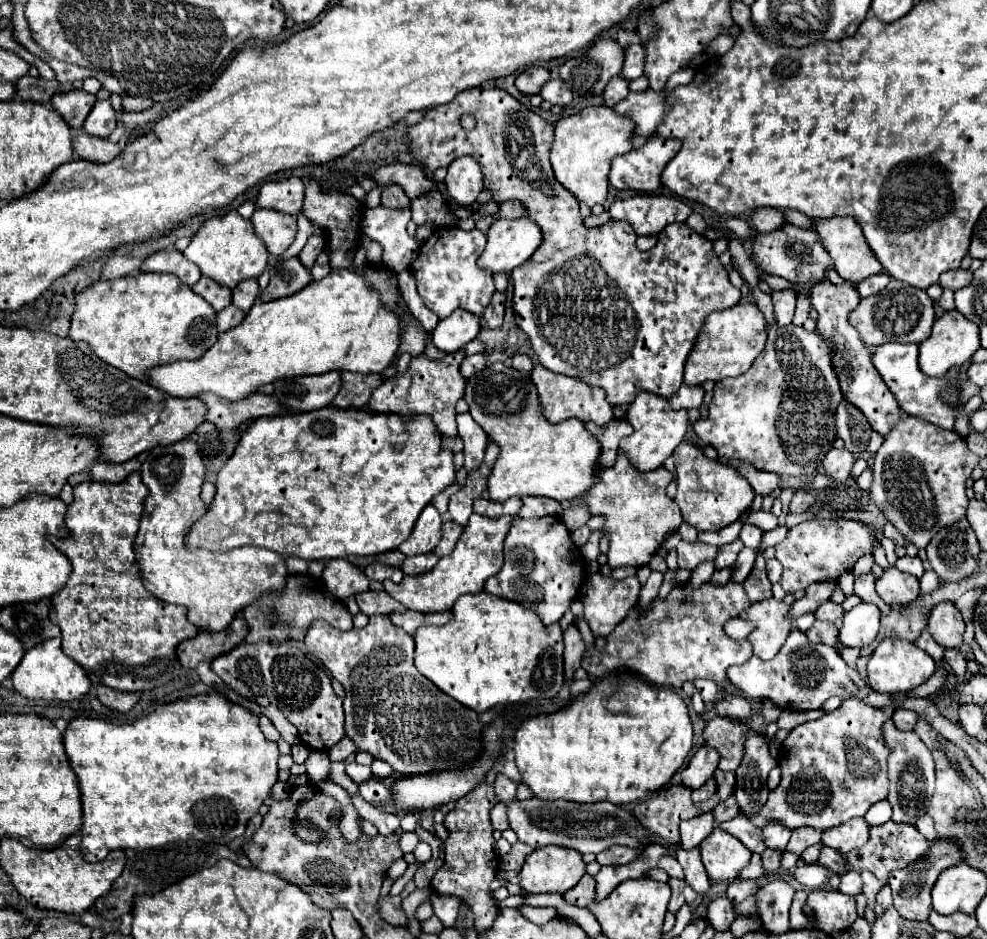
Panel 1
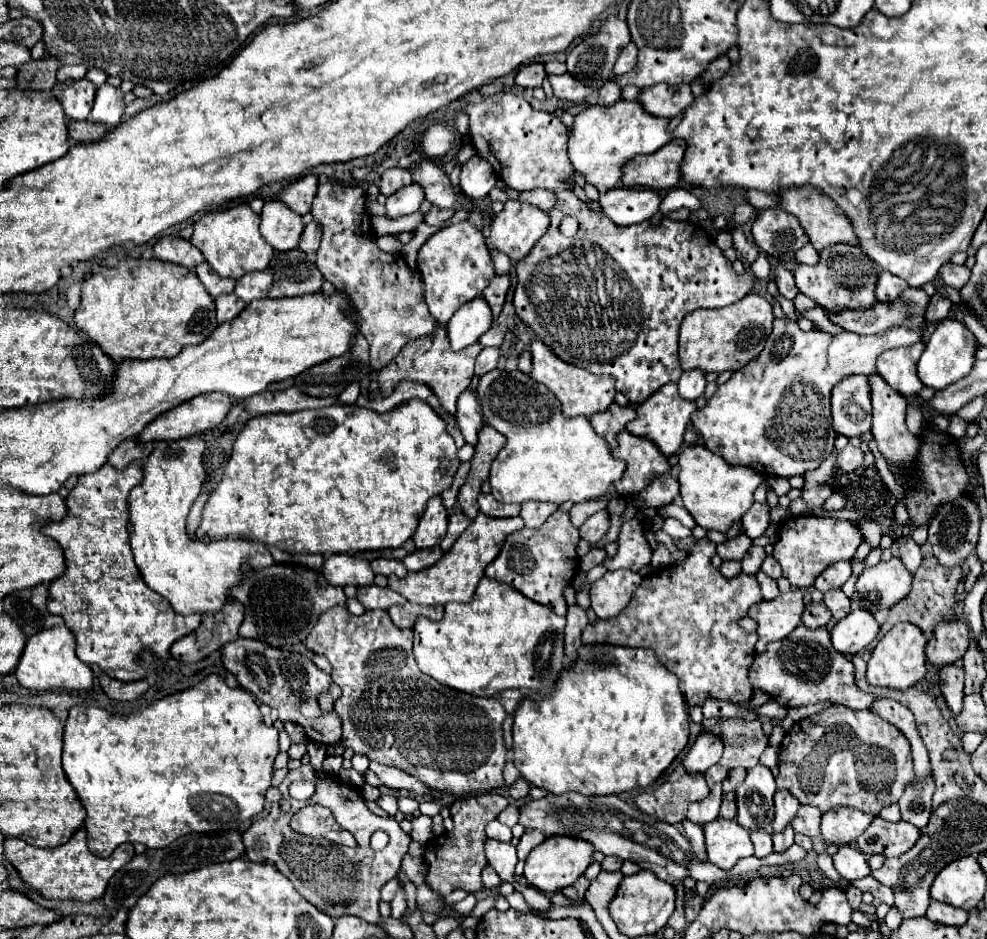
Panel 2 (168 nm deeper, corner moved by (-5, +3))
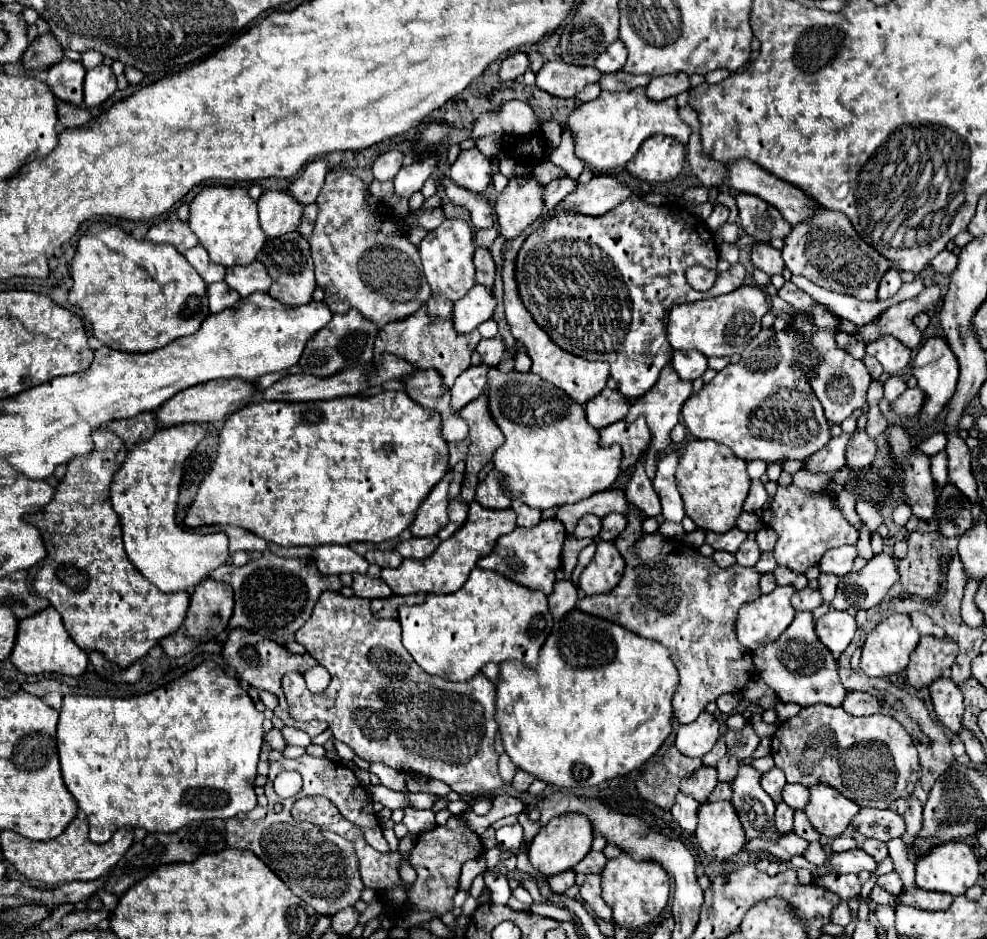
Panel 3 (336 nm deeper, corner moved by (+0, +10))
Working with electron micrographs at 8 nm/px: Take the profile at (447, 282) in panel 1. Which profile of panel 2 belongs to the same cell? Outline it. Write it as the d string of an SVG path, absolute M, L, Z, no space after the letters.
M471 222L451 224L435 232L419 250L417 270L423 280L425 302L429 306L429 312L435 320L443 324L449 322L449 318L455 314L455 310L459 310L461 304L481 298L483 290L495 276L493 258L485 246L485 238L481 230L475 228Z

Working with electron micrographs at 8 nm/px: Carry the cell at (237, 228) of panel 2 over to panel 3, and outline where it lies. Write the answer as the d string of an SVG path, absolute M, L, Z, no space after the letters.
M240 185L202 187L202 191L190 203L188 225L196 233L200 245L208 251L210 259L224 267L252 263L266 241L266 235L258 223L256 201L248 195L248 189Z

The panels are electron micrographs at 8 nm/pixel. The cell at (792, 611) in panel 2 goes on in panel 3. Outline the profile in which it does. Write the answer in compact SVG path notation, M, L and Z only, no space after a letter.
M776 587L772 593L744 605L736 615L736 637L748 651L776 641L792 623L796 611L790 597L794 587Z

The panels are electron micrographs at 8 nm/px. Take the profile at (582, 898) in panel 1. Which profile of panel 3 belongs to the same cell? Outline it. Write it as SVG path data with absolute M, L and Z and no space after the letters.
M564 871L564 873L558 873L554 877L548 877L548 883L550 883L550 889L554 893L564 893L566 889L570 889L574 885L574 873L572 871Z

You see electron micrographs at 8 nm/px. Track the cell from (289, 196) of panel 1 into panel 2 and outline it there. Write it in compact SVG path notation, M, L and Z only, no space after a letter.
M305 174L299 180L289 182L277 192L277 200L285 202L293 212L297 214L307 214L311 210L311 202L317 194L317 176L315 174Z

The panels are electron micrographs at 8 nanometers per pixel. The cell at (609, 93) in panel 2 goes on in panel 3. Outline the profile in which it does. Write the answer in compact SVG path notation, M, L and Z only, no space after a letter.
M592 83L592 85L588 85L588 87L584 87L580 93L576 93L576 99L578 101L592 101L592 99L596 99L600 95L600 85L598 83Z

